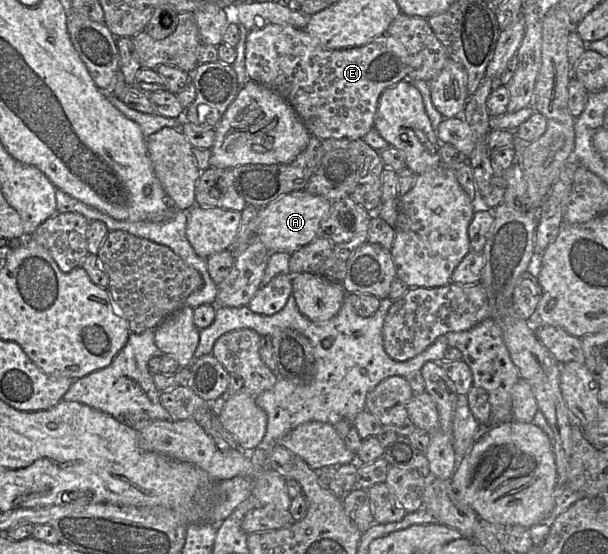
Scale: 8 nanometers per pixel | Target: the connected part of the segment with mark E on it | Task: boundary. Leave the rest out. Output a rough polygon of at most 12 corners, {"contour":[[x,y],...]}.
{"contour":[[249,31],[251,81],[310,134],[362,139],[382,92],[407,78],[383,34],[321,47],[307,31]]}

